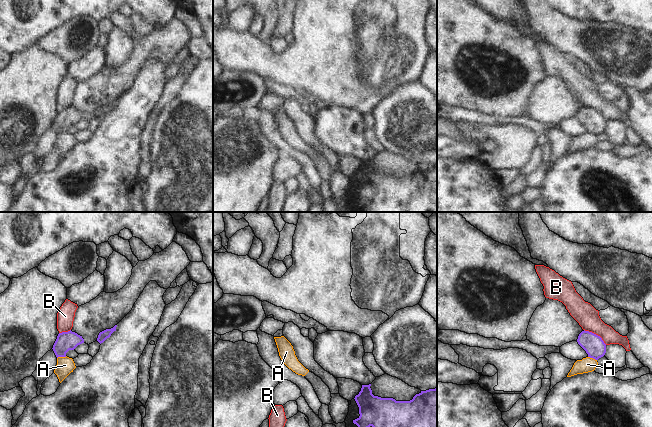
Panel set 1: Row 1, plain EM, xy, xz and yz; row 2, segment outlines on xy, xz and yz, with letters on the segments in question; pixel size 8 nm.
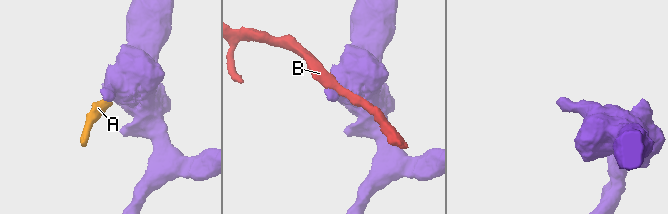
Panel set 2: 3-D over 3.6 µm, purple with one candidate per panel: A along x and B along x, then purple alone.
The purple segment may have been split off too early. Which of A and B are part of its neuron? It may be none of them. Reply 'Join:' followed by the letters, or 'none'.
Join: none

